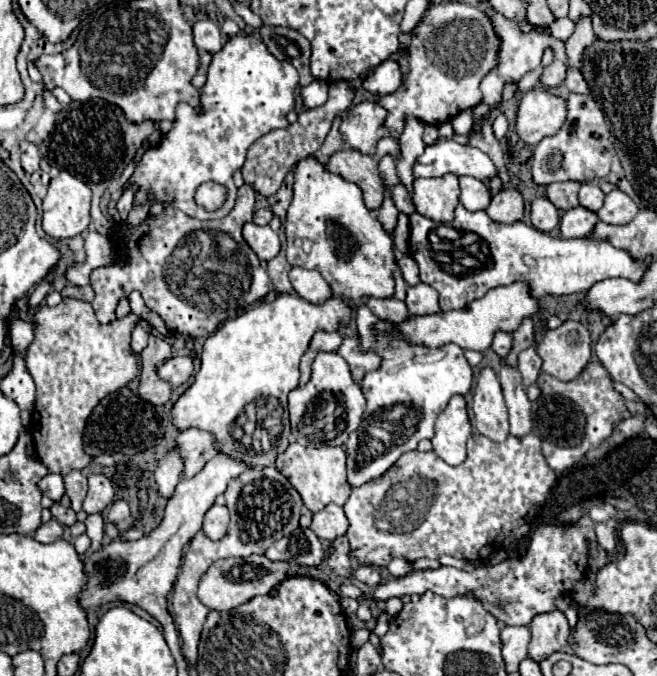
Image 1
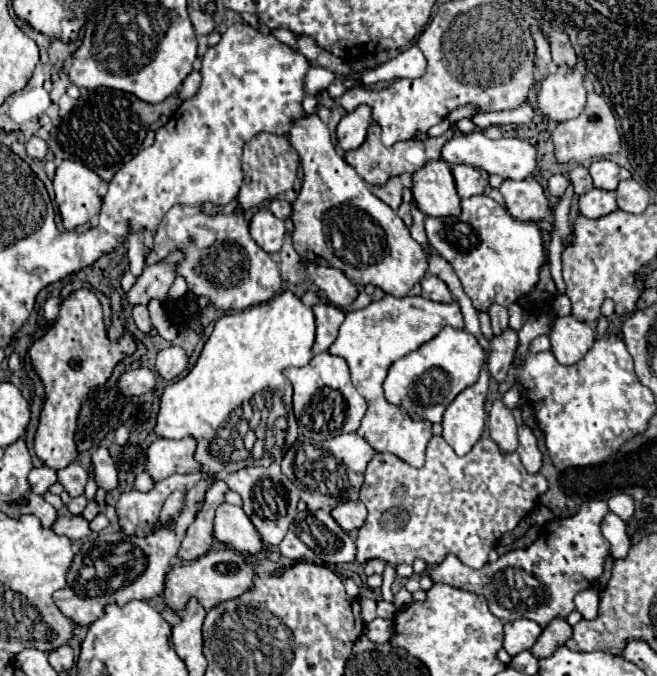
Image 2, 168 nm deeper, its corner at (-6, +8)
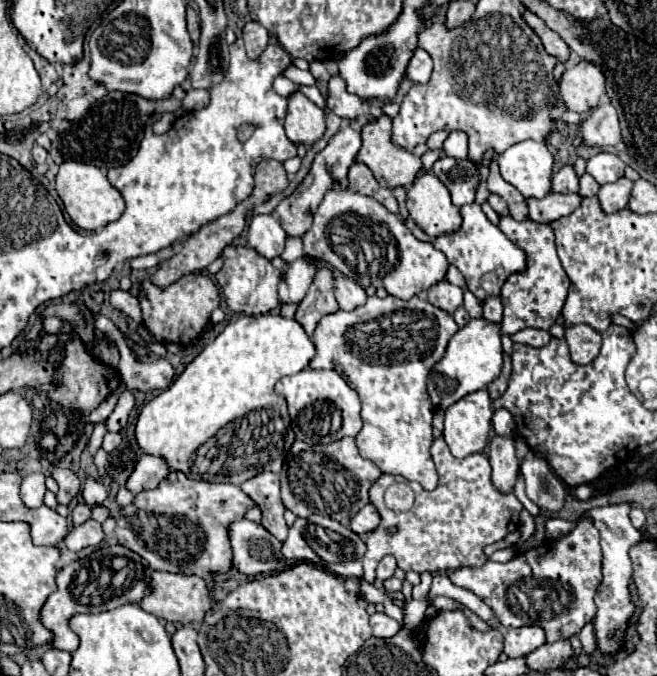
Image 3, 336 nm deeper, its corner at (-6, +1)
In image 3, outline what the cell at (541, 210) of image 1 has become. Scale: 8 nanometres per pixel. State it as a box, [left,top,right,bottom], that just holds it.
[552,165,578,193]

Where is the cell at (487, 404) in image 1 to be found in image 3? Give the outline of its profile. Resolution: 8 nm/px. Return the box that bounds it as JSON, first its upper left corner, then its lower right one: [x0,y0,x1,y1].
[490,435,518,493]

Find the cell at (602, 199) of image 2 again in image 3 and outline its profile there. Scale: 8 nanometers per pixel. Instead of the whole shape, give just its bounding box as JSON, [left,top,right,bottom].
[598,177,632,213]

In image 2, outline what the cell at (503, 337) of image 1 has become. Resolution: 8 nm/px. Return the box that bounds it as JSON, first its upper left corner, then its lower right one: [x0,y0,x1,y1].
[488,304,508,336]

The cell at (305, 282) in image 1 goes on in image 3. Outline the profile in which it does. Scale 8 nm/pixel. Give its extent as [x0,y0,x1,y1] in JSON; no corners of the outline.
[334,275,368,311]

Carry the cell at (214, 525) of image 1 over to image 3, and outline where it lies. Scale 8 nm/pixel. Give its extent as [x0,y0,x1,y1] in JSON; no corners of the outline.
[228,519,282,575]

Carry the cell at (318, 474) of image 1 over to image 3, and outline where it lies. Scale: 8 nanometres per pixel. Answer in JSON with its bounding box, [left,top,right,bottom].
[282,437,382,525]

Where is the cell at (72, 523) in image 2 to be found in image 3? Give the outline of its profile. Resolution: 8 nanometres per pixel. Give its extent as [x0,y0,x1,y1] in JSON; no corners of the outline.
[64,519,106,551]

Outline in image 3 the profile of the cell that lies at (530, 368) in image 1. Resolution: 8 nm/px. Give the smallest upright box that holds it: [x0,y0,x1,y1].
[512,329,550,347]

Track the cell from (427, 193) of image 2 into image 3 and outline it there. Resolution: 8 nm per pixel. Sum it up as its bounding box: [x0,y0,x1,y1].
[406,171,462,239]

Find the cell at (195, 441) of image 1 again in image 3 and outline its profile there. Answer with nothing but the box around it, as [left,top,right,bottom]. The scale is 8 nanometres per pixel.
[126,455,172,493]

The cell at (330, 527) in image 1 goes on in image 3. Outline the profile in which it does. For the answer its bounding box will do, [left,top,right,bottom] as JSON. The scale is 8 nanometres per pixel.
[350,503,380,535]

